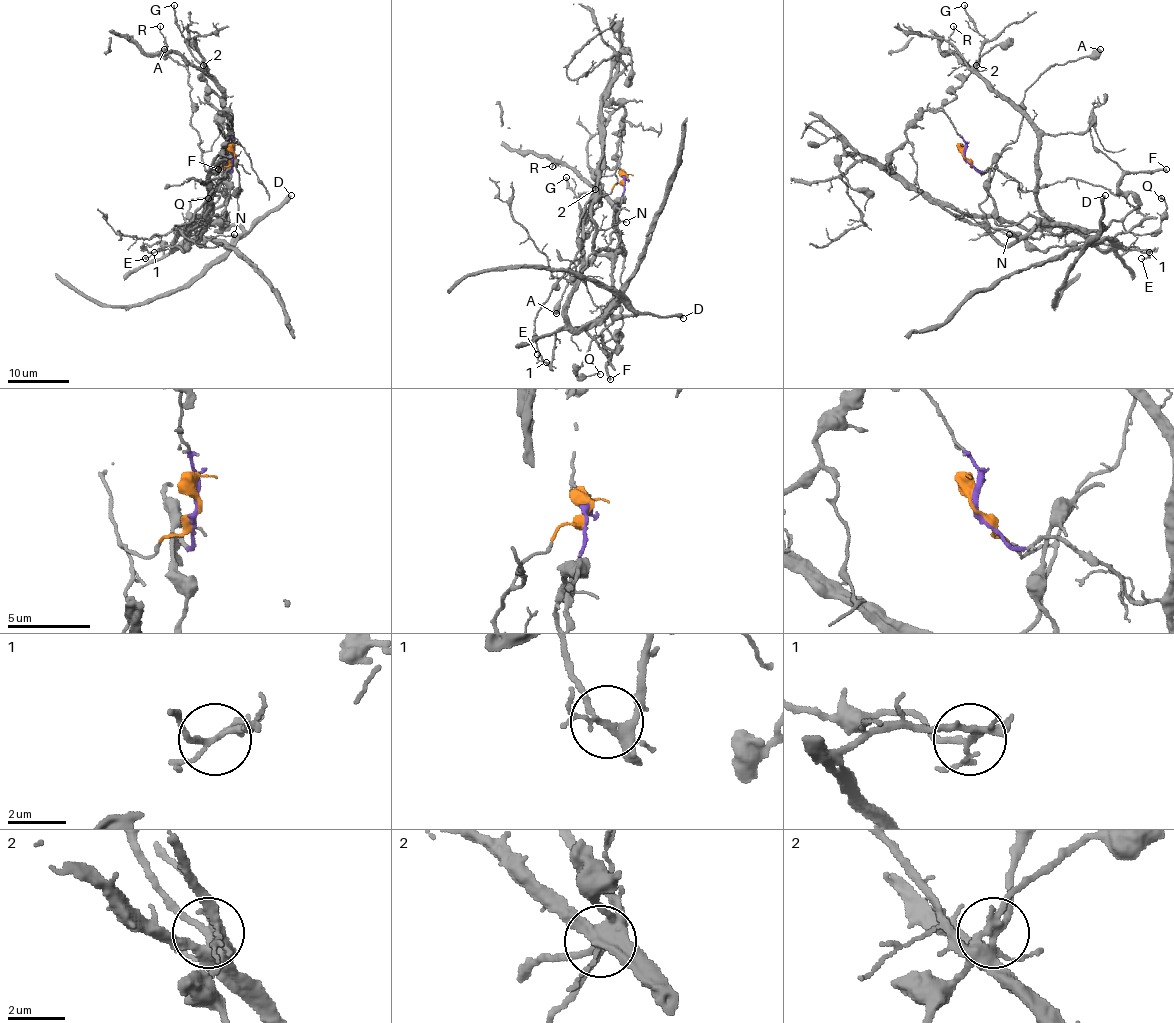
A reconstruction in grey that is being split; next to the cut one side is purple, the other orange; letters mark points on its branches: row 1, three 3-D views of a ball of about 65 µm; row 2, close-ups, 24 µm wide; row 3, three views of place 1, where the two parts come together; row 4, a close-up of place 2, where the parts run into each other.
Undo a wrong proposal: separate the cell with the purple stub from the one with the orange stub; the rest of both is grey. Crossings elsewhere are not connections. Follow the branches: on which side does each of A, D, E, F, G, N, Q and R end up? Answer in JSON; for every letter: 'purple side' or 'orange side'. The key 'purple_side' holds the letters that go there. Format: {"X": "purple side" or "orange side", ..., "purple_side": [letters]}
{"A": "orange side", "D": "orange side", "E": "purple side", "F": "orange side", "G": "purple side", "N": "orange side", "Q": "orange side", "R": "purple side", "purple_side": ["E", "G", "R"]}

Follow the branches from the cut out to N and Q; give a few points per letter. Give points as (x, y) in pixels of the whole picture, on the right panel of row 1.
N: (965, 157), (981, 174), (991, 171), (988, 196), (979, 210), (997, 239), (1007, 243), (1016, 240), (1008, 234)
Q: (965, 157), (991, 171), (979, 210), (1002, 243), (1047, 222), (1153, 233), (1160, 197)

